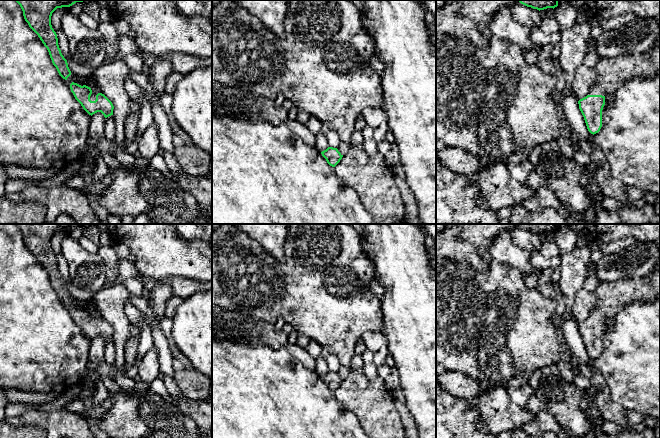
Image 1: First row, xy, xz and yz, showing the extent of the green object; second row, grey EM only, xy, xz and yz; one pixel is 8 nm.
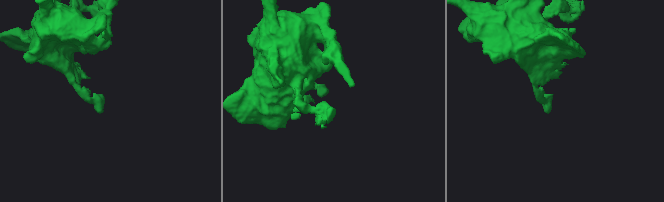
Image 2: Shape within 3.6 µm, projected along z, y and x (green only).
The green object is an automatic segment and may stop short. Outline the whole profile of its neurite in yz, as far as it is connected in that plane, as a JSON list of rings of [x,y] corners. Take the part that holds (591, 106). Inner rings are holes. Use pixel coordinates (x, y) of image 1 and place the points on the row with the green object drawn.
[[[660,47],[643,53],[600,58],[594,67],[596,79],[586,97],[578,101],[588,131],[596,134],[602,127],[605,96],[630,79],[651,78],[660,75]]]

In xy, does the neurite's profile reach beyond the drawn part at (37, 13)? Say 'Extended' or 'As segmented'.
Extended

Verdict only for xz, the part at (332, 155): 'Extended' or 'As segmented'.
As segmented

